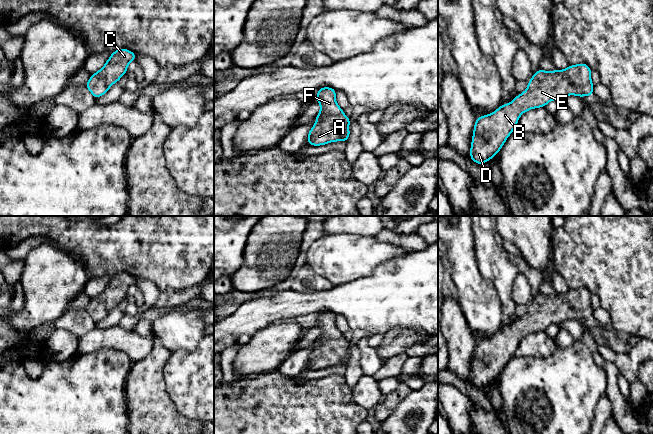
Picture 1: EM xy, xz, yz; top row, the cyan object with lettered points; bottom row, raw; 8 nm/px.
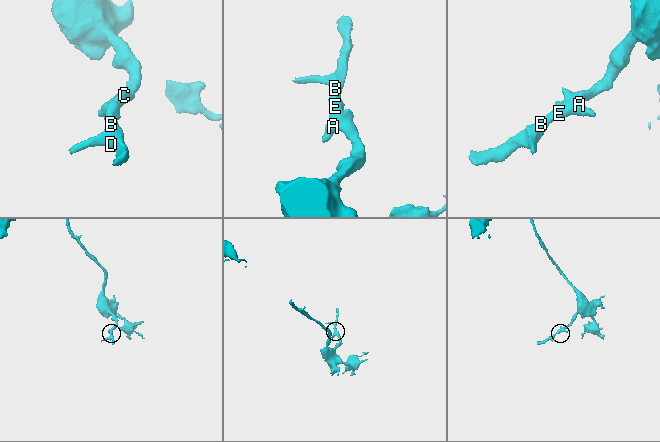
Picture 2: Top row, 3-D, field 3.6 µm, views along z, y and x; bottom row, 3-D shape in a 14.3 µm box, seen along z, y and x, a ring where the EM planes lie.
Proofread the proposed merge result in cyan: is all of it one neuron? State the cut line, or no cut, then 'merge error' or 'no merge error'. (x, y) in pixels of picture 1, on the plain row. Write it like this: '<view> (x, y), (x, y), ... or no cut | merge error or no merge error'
no cut | no merge error

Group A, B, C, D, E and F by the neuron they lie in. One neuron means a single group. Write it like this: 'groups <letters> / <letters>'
groups A B C D E F

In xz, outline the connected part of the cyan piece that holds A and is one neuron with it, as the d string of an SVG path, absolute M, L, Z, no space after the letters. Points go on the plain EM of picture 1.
M330 311L319 312L317 324L321 330L316 347L310 353L307 365L312 370L326 369L329 366L347 365L350 360L348 342L336 326L336 314Z

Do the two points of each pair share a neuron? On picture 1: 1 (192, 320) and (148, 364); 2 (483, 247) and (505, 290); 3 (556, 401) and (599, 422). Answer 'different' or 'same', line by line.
1: different
2: same
3: different

